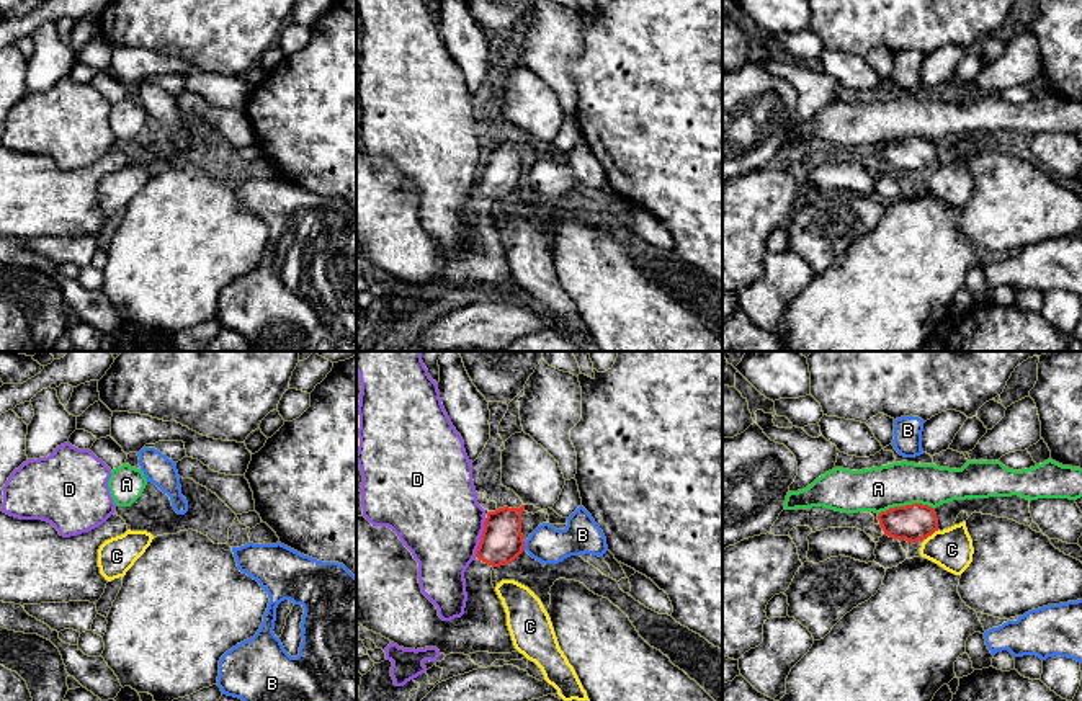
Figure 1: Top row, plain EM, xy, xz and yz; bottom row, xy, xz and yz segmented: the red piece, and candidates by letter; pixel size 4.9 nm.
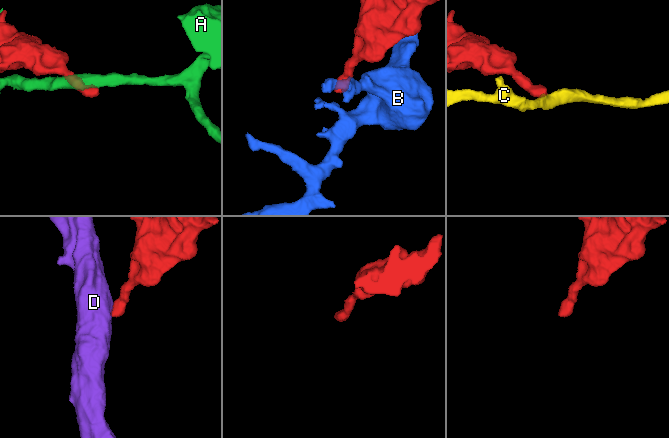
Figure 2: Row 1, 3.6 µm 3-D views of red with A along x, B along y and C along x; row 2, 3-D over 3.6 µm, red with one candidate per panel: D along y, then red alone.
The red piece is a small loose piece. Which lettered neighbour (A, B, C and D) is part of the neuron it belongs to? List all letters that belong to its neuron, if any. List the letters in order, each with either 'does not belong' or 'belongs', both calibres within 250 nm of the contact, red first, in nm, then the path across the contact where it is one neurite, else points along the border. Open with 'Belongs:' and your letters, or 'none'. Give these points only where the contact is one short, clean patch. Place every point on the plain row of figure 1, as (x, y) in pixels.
Belongs: none
A: does not belong; 180 nm thick on the red side, 220 nm on the other
B: does not belong; 200 nm thick on the red side, 180 nm on the other
C: does not belong; 180 nm thick on the red side, 200 nm on the other; border along yz (938, 164), (925, 174)
D: does not belong; 200 nm thick on the red side, 420 nm on the other; border along xz (486, 152), (474, 190)

